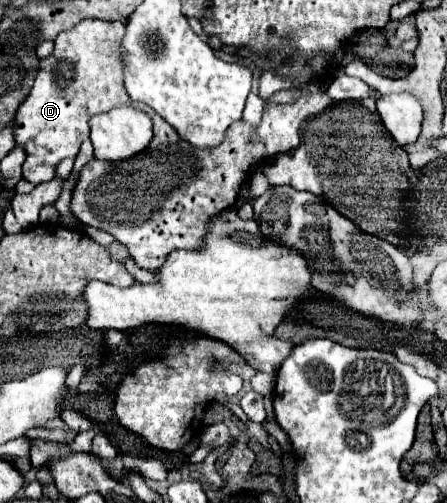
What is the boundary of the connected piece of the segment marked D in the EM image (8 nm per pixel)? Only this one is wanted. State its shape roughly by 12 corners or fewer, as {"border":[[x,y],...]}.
{"border":[[124,22],[60,32],[16,112],[22,176],[54,178],[128,104]]}

